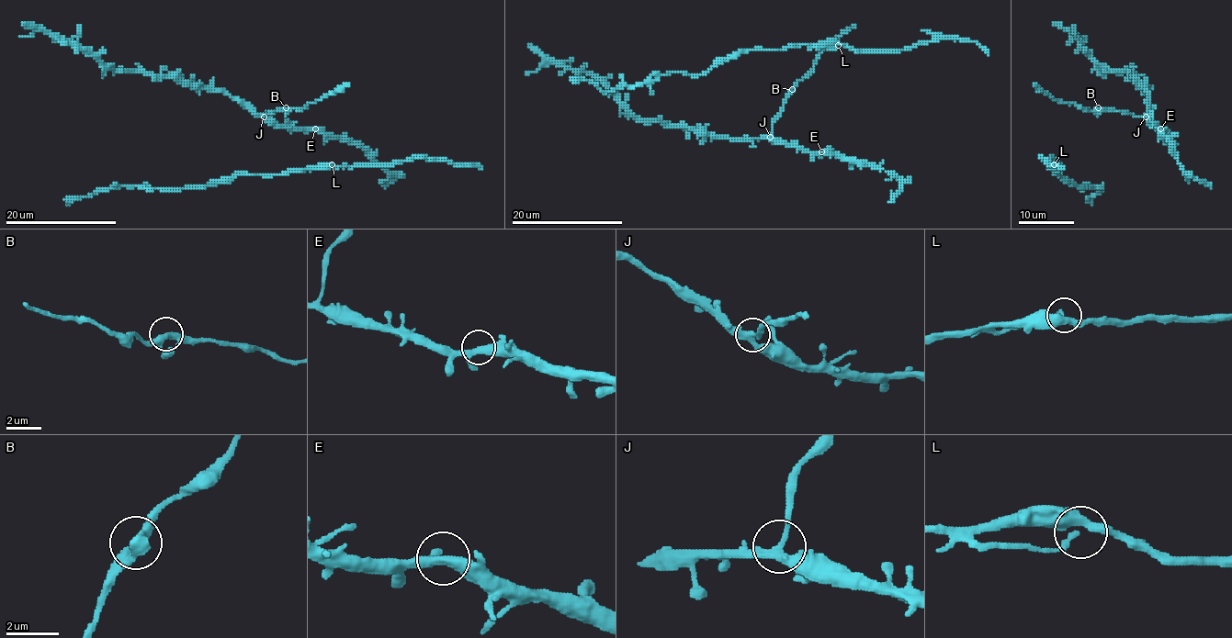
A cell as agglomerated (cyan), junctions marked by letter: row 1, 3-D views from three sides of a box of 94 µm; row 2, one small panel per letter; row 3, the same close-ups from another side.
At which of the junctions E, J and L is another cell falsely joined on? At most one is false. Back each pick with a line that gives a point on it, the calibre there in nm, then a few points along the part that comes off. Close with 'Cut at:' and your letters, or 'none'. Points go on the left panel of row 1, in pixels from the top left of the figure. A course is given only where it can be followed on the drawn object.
J: at (264, 117); 280 nm thick; foreign part runs (264, 116), (280, 109), (301, 109), (340, 91), (350, 83)
Cut at: J

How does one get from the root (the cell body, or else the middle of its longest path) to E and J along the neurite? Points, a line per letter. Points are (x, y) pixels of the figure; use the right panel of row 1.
E: (1083, 109), (1124, 110), (1135, 116), (1145, 116), (1156, 128), (1160, 128)
J: (1083, 109), (1112, 109), (1145, 116)

